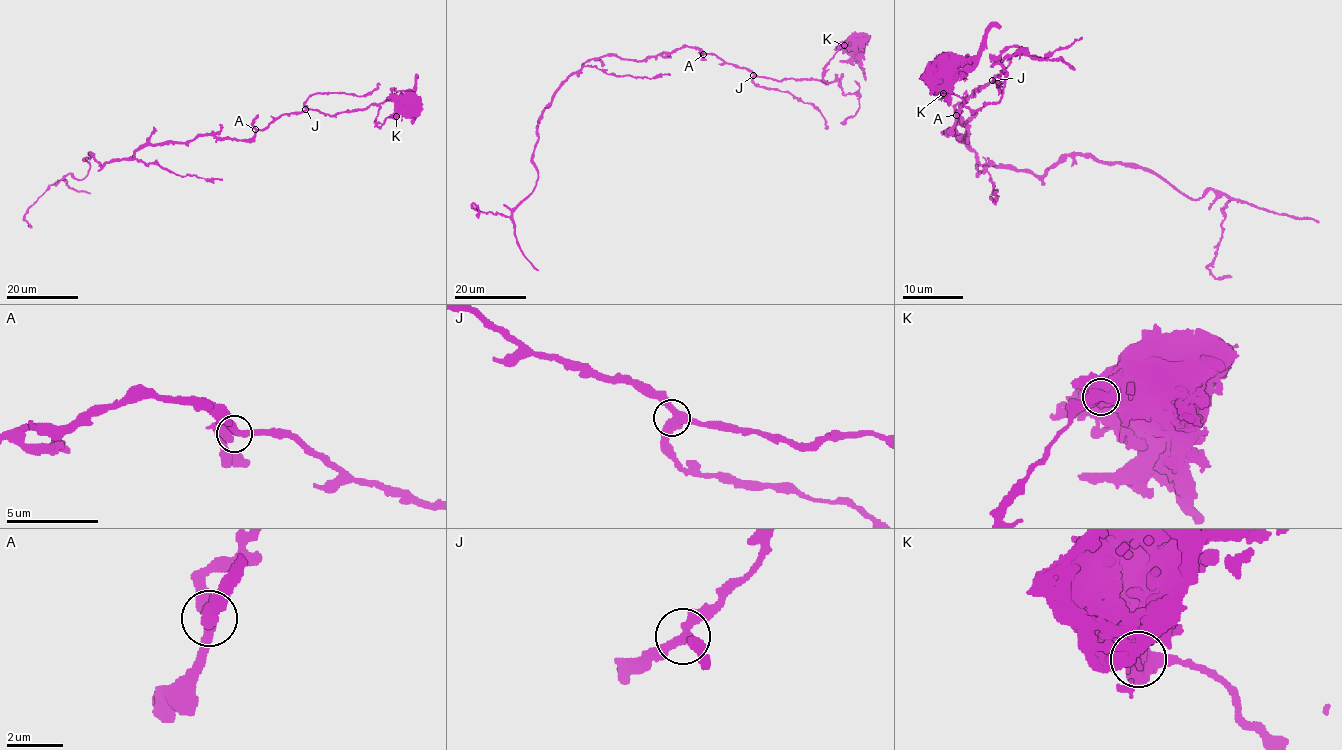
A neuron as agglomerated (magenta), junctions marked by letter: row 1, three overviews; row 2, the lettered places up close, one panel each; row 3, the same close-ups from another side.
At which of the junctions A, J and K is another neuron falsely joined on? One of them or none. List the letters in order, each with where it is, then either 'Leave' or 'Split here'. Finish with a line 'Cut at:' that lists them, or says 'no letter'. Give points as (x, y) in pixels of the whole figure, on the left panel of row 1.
A: Place: (255, 129). Leave
J: Place: (305, 109). Leave
K: Place: (396, 116). Split here
Cut at: K

